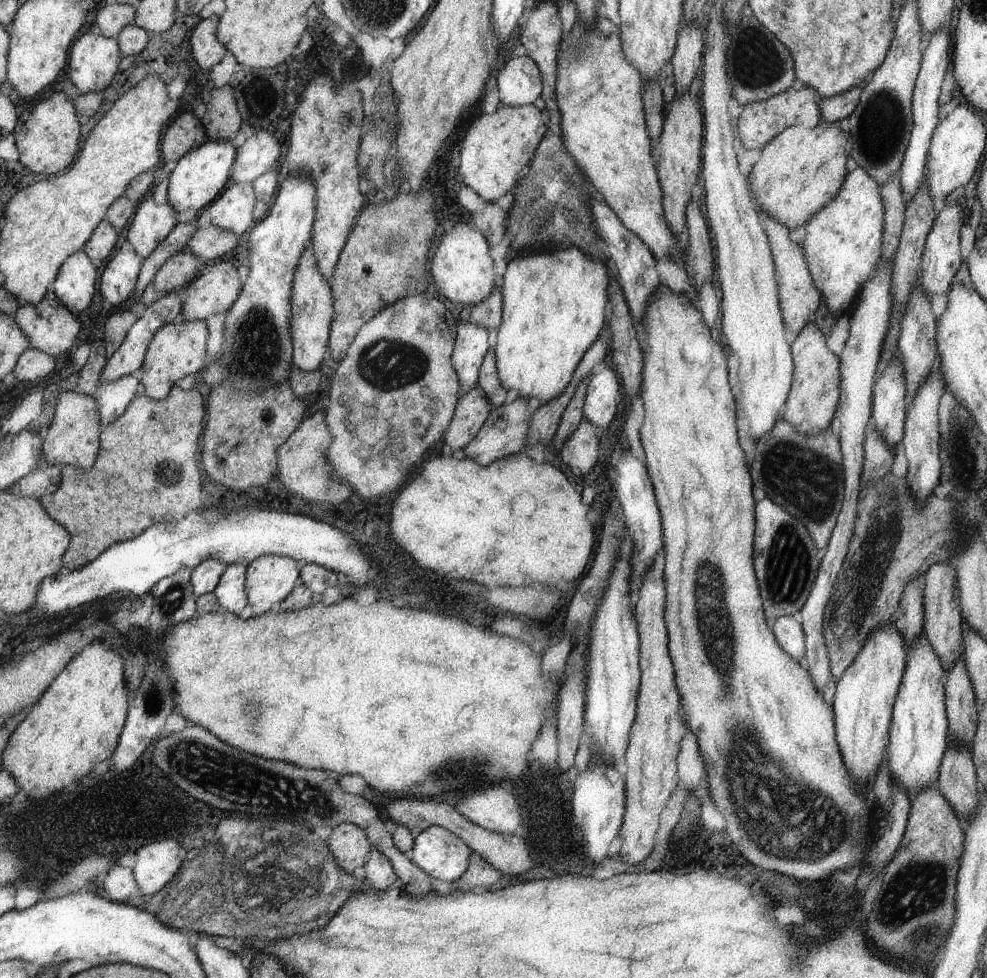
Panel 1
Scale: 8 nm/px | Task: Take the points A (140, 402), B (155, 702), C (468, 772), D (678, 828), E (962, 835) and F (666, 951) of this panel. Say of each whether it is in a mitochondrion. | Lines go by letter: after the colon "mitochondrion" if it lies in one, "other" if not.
A: other
B: mitochondrion
C: mitochondrion
D: other
E: other
F: other

